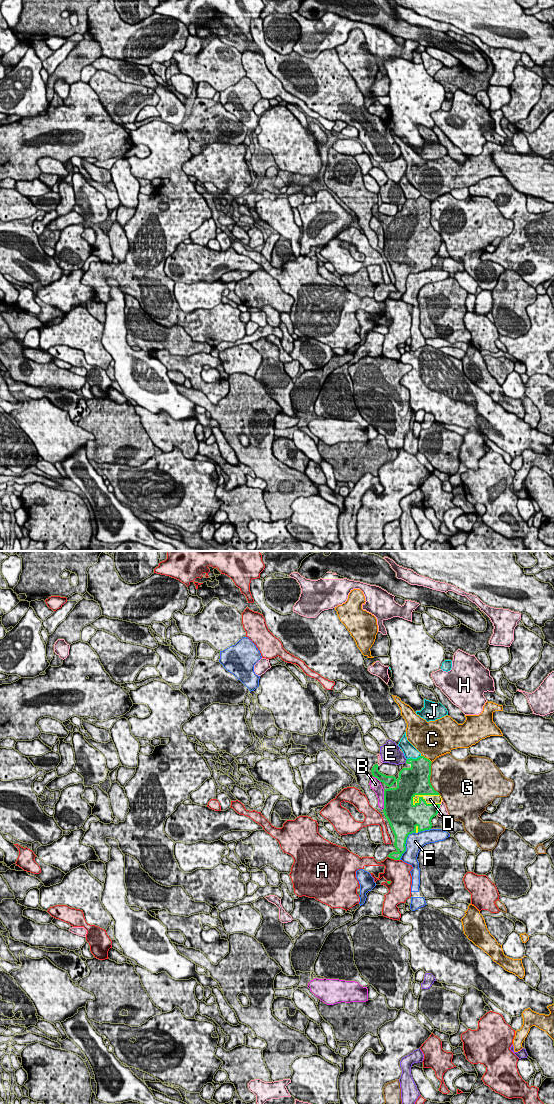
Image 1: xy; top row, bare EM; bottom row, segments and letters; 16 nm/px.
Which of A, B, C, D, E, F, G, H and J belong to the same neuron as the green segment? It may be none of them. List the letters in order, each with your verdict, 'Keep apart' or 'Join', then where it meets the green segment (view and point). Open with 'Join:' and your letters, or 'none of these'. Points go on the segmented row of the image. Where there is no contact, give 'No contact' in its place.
Join: D
A: Keep apart. Touches green at xy (394, 859)
B: Keep apart. Touches green at xy (384, 800)
C: Keep apart. Touches green at xy (426, 758)
D: Join. Touches green at xy (425, 802)
E: Keep apart. Touches green at xy (406, 760)
F: Keep apart. Touches green at xy (405, 843)
G: Keep apart. Touches green at xy (429, 779)
H: Keep apart. Touches green at xy (438, 809)
J: Keep apart. Touches green at xy (413, 759)

